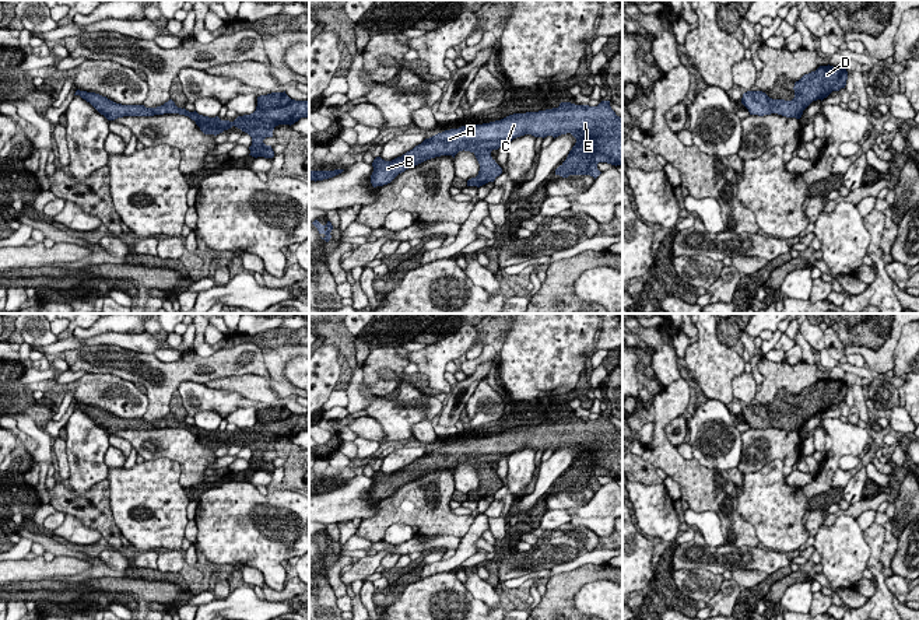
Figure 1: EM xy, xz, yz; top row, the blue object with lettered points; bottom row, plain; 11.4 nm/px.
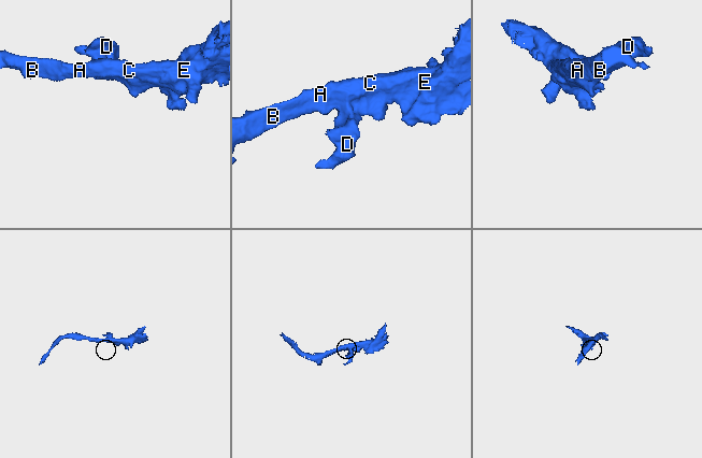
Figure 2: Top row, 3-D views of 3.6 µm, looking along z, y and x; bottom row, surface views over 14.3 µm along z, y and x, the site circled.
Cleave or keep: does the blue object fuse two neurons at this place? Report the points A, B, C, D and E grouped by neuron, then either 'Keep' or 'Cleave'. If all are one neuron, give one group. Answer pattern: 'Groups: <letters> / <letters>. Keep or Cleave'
Groups: A B C D E. Keep

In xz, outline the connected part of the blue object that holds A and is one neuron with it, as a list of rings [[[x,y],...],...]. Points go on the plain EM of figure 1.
[[[601,414],[597,420],[561,416],[558,421],[553,423],[513,427],[490,437],[445,444],[425,452],[421,458],[392,474],[376,470],[372,476],[373,486],[371,488],[371,497],[373,501],[387,498],[399,487],[411,480],[441,469],[452,469],[455,472],[459,465],[464,463],[473,466],[480,477],[478,488],[469,493],[467,500],[480,501],[488,495],[494,495],[502,487],[502,481],[491,470],[492,463],[498,463],[502,458],[509,458],[513,452],[525,448],[543,452],[553,449],[555,452],[567,446],[571,446],[576,452],[576,456],[567,473],[555,483],[555,488],[562,491],[568,491],[569,488],[590,488],[596,493],[601,487],[597,483],[599,476],[607,476],[615,480],[622,477],[622,431],[615,428],[610,420],[610,414]]]

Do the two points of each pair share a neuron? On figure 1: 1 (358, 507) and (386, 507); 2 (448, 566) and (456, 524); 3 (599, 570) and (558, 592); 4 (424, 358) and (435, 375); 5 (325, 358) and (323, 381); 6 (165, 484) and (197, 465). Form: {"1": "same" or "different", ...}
{"1": "different", "2": "different", "3": "same", "4": "same", "5": "same", "6": "different"}

